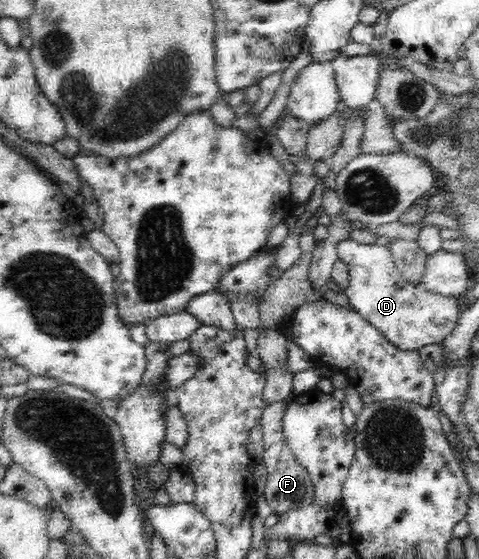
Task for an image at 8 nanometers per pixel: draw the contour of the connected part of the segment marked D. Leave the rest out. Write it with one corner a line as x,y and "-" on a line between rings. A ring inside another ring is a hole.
346,239
337,244
337,253
339,259
348,265
349,283
342,292
346,294
351,308
400,350
418,351
428,344
442,343
446,340
446,336
450,336
454,326
458,324
458,319
463,311
460,308
461,303
455,297
442,297
429,292
422,281
409,283
394,263
387,245
360,244
355,240

